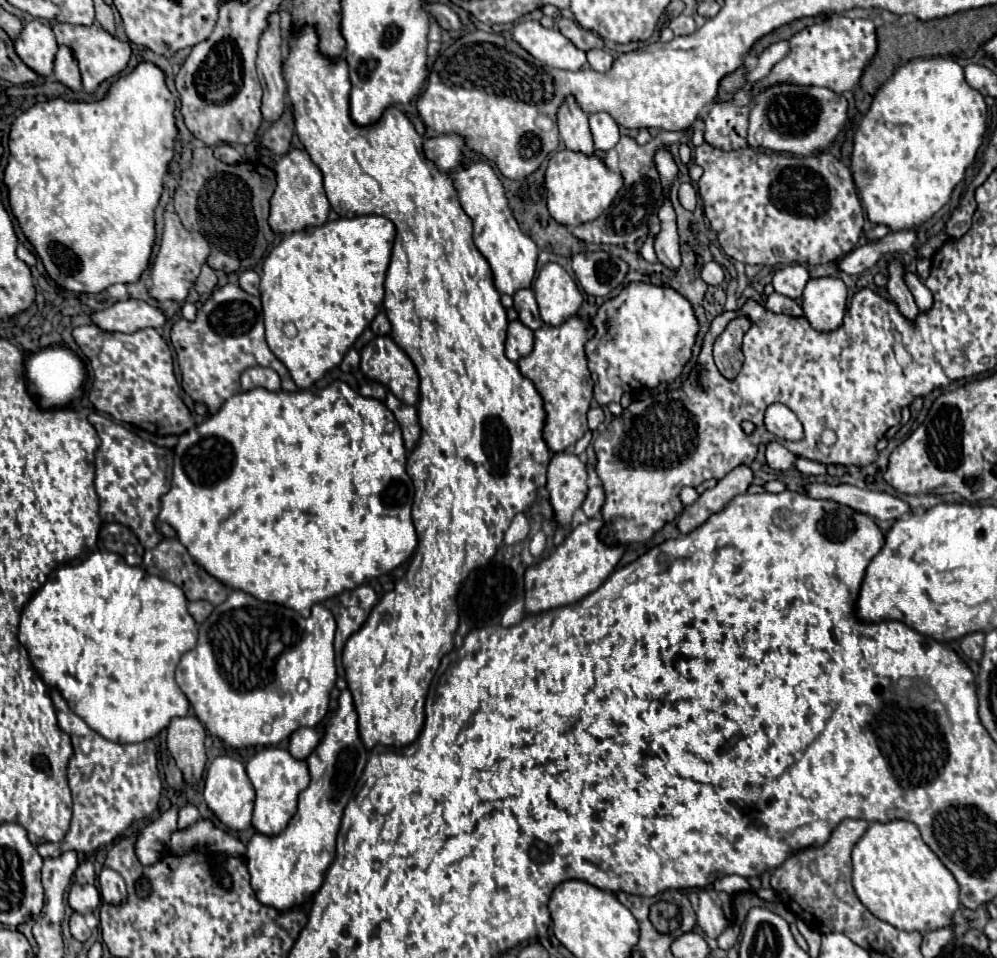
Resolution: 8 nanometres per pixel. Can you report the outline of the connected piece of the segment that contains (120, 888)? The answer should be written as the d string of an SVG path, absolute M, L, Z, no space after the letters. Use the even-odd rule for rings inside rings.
M104 868L104 870L100 872L100 876L98 876L98 882L100 882L102 898L104 898L106 902L120 904L124 898L128 898L124 878L122 878L120 874L116 874L112 868Z

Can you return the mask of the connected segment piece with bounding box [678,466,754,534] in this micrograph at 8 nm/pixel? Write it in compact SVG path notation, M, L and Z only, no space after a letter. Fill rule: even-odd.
M736 466L736 470L728 472L722 480L718 480L718 484L714 488L700 494L700 498L692 506L684 508L684 512L680 514L680 520L678 520L680 532L682 534L692 532L700 524L704 524L712 514L720 512L734 496L744 494L746 488L752 484L752 478L754 478L754 474L752 474L750 466Z

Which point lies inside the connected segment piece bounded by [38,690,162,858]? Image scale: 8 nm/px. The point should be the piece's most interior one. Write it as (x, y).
(113, 785)

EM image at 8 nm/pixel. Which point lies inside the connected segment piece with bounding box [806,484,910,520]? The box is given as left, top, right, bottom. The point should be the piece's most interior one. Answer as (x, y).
(881, 505)

